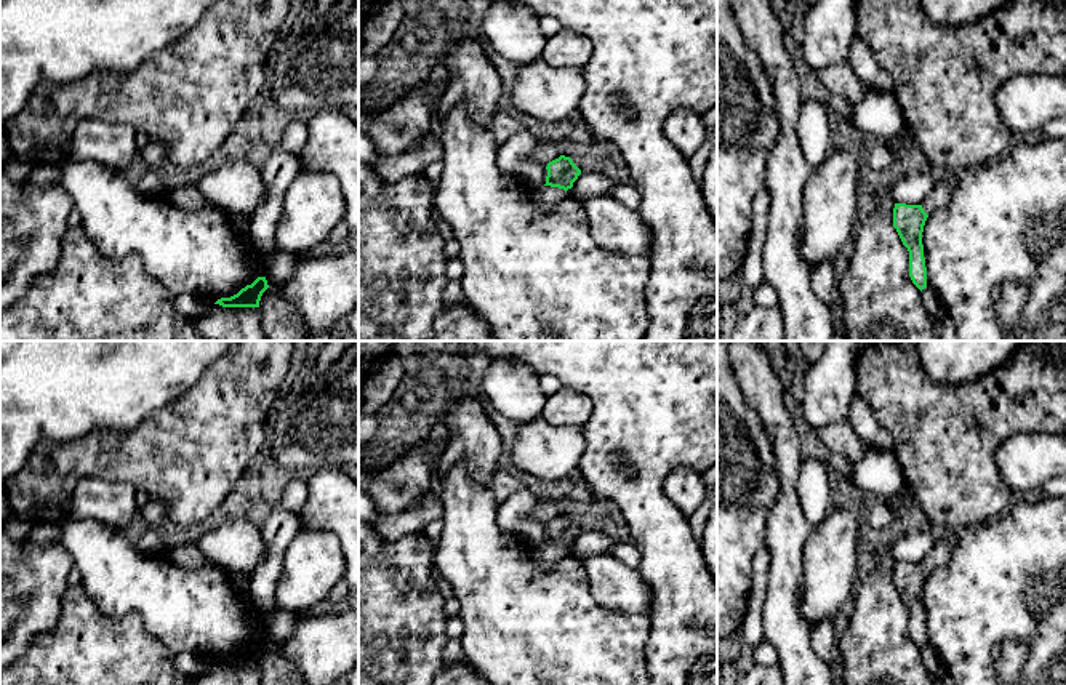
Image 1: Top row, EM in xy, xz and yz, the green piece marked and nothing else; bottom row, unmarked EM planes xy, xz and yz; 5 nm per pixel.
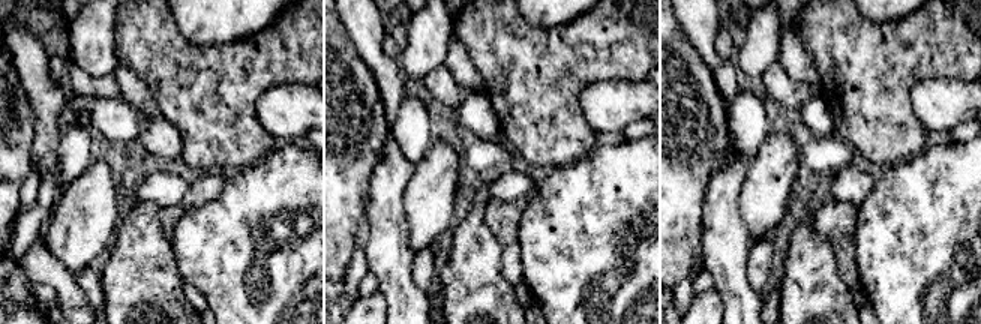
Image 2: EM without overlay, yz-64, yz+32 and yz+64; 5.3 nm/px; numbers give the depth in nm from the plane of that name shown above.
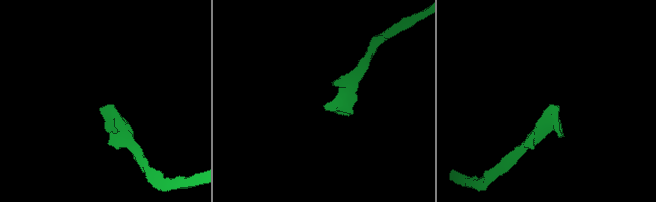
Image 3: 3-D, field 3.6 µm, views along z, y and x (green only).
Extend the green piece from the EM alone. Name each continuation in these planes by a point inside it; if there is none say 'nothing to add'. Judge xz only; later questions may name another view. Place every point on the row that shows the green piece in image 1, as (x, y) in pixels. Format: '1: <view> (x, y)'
1: xz (546, 197)

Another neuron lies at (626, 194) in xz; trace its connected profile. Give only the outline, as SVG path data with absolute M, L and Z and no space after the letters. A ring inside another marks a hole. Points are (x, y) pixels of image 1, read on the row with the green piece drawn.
M615 184L610 195L631 210L639 210L642 197L632 184Z

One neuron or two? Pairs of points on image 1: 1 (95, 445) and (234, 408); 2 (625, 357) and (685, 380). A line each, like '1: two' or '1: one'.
1: one
2: one

